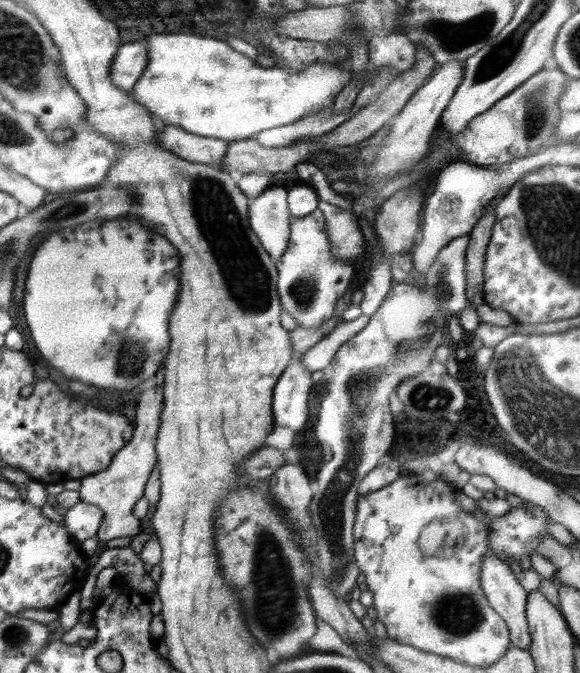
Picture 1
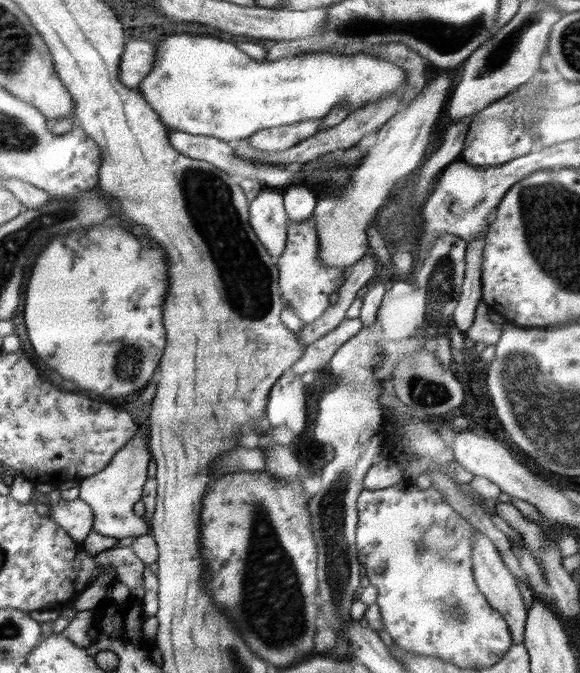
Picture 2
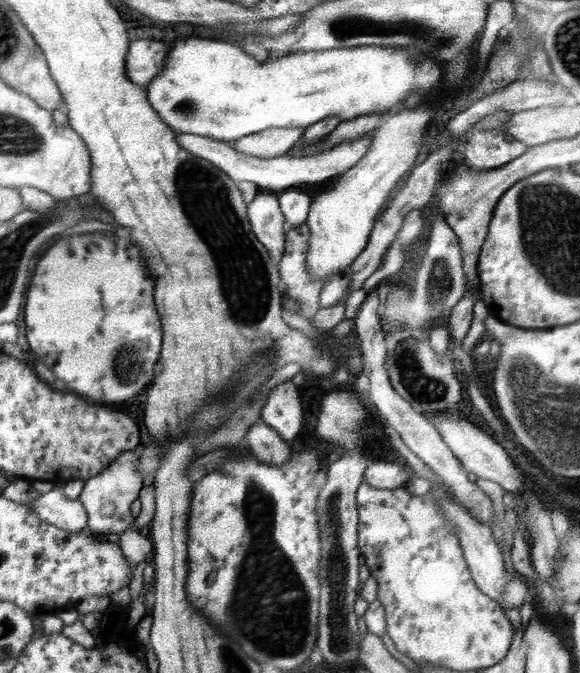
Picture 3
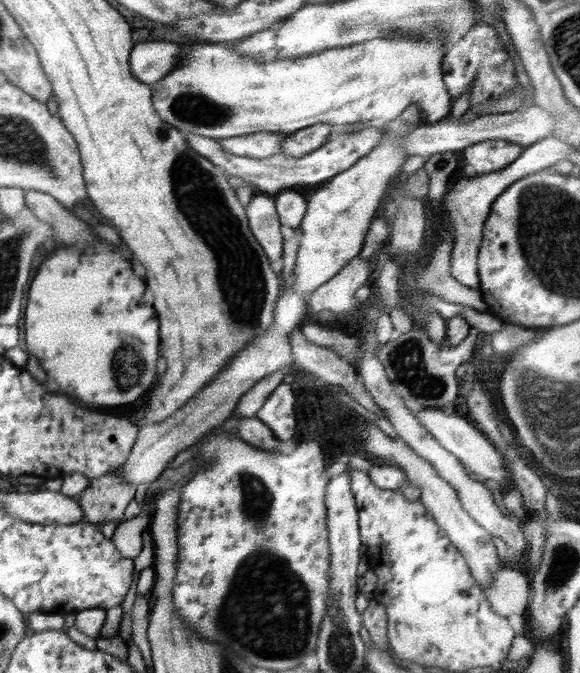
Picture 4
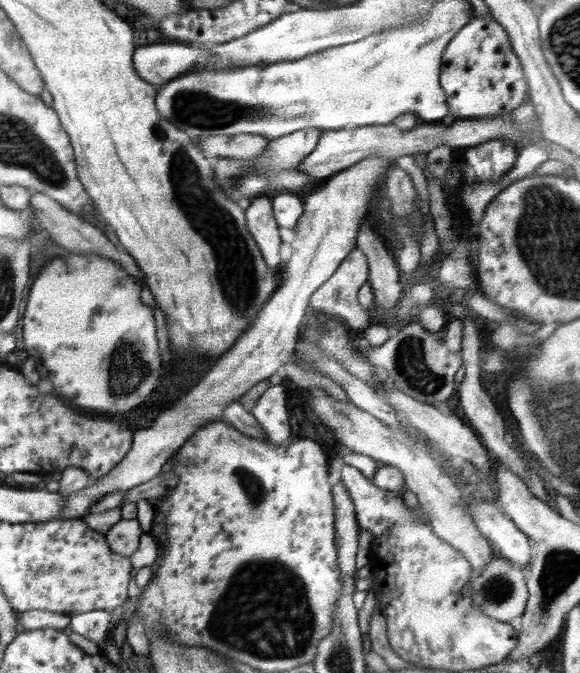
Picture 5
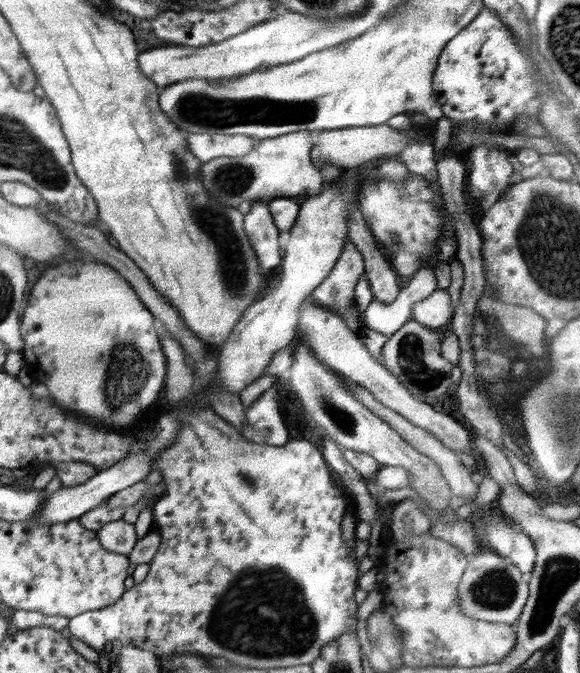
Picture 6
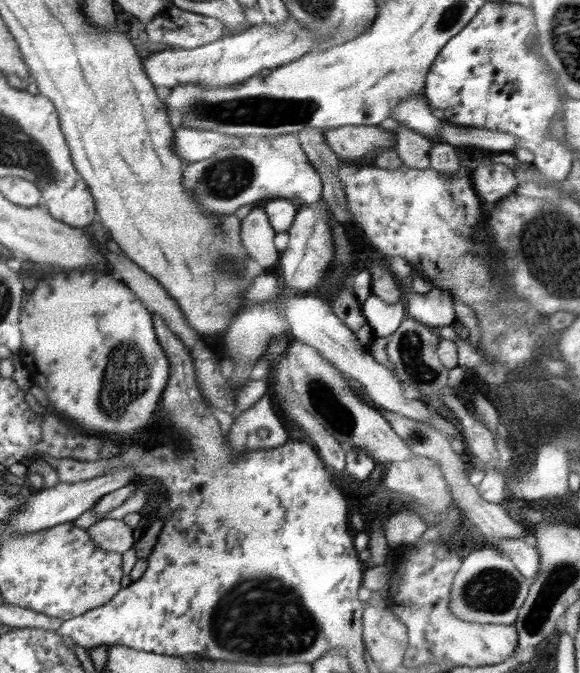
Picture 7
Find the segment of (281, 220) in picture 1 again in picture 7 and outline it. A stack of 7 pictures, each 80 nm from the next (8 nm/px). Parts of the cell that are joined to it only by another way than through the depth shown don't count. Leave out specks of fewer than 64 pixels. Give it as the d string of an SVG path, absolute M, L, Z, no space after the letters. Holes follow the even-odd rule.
M253 207L250 213L241 220L241 243L258 266L267 272L279 262L279 250L275 245L277 232L268 220L262 207Z

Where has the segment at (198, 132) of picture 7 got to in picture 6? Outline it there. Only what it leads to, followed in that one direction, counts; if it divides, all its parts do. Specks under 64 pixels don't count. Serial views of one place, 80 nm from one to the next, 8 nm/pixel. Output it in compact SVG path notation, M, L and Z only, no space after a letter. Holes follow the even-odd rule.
M187 133L187 143L194 156L203 163L218 156L246 156L255 139L241 134Z

